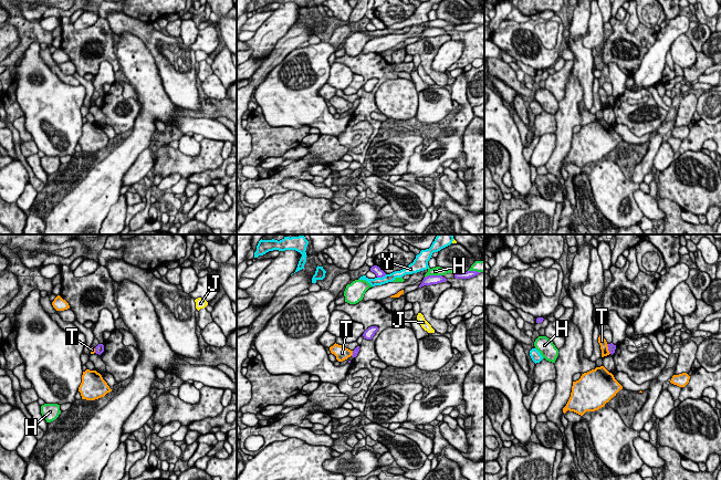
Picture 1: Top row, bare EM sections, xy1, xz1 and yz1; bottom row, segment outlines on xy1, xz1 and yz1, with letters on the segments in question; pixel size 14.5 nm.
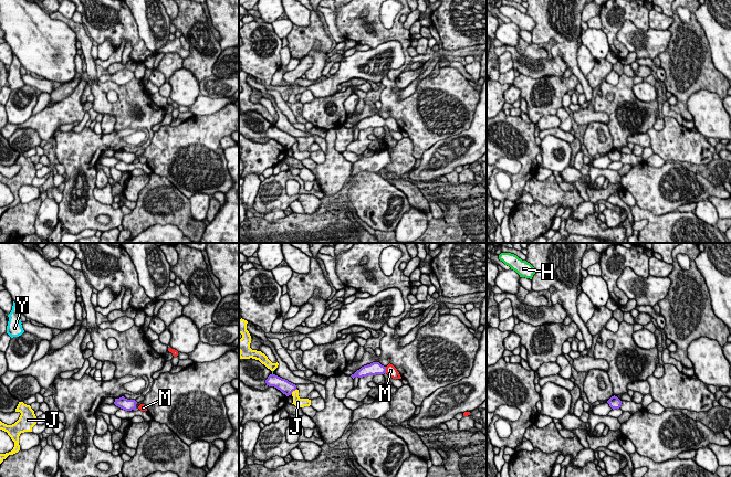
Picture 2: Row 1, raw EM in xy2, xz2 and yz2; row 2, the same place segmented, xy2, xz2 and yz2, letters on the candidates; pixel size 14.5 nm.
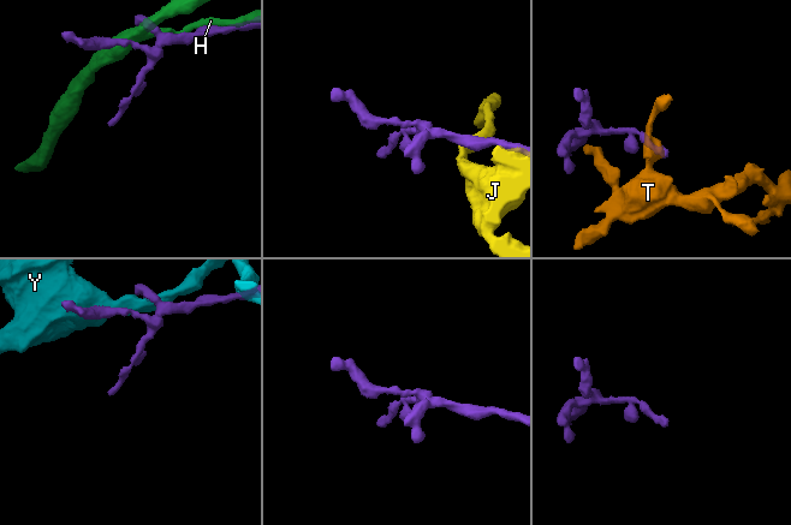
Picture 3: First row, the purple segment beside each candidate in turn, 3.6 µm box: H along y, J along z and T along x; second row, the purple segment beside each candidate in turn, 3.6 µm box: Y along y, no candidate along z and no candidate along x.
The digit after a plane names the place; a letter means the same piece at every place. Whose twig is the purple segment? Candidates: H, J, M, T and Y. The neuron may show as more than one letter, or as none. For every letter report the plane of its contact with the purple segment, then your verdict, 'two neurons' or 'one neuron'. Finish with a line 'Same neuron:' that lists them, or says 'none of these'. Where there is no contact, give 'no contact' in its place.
H: xz1 | two neurons
J: xz2 | two neurons
M: xz2 | one neuron
T: yz1 | two neurons
Y: xz1 | two neurons
Same neuron: M

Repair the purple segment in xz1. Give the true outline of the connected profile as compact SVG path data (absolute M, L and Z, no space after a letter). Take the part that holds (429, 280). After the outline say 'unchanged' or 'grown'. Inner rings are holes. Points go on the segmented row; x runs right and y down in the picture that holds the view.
M428 275L428 276L424 278L419 288L421 288L424 285L438 284L438 283L446 282L446 281L447 281L447 279L443 278L442 275Z; unchanged

